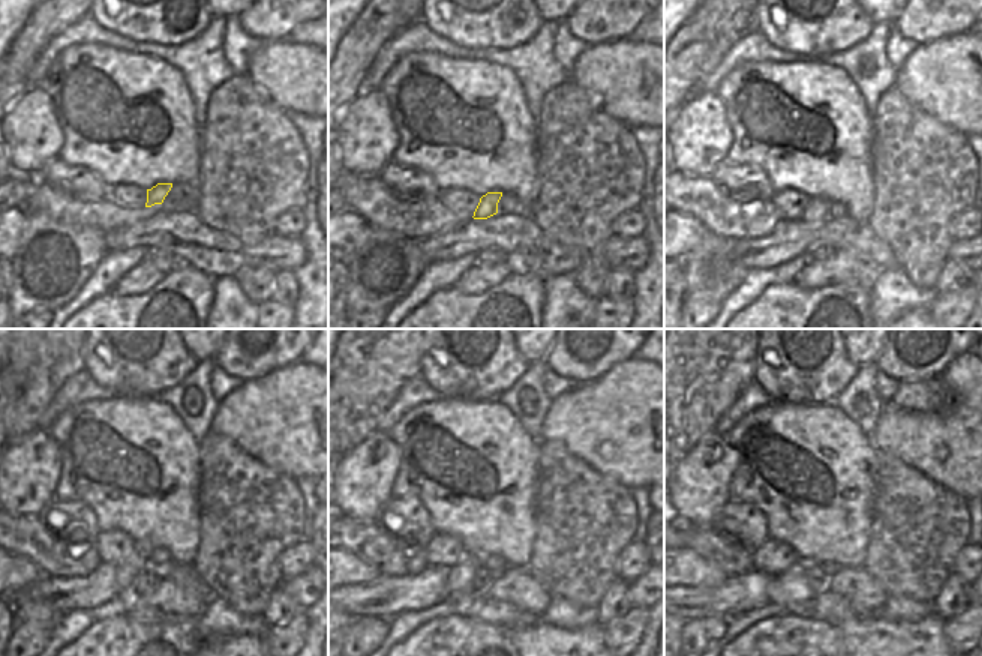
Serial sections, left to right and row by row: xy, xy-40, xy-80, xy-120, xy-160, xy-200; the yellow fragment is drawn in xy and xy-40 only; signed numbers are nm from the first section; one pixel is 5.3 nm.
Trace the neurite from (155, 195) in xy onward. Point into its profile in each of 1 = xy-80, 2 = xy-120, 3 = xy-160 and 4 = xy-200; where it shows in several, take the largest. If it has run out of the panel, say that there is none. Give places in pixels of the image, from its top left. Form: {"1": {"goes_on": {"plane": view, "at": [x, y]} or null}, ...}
{"1": {"goes_on": {"plane": "xy-80", "at": [817, 209]}}, "2": {"goes_on": {"plane": "xy-120", "at": [129, 568]}}, "3": {"goes_on": {"plane": "xy-160", "at": [459, 580]}}, "4": {"goes_on": {"plane": "xy-200", "at": [789, 590]}}}

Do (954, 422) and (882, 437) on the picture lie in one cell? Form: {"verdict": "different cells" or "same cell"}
{"verdict": "same cell"}

